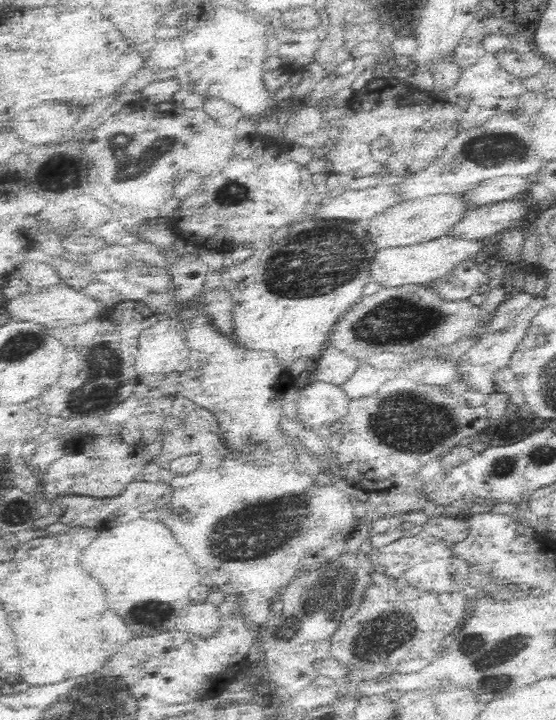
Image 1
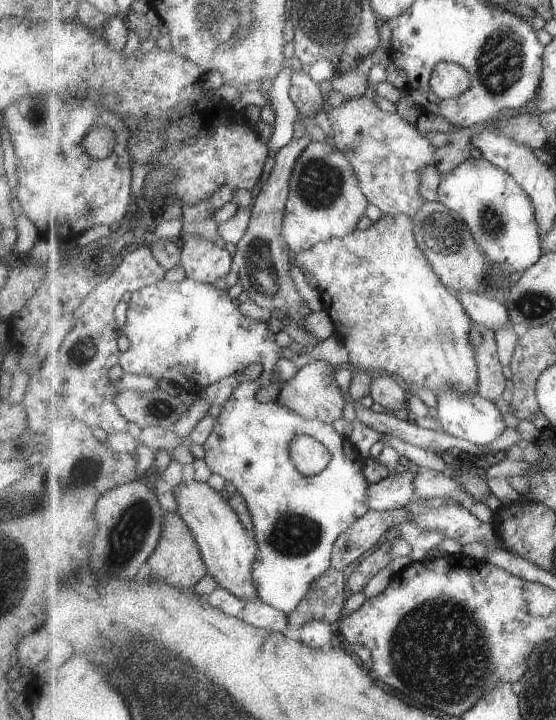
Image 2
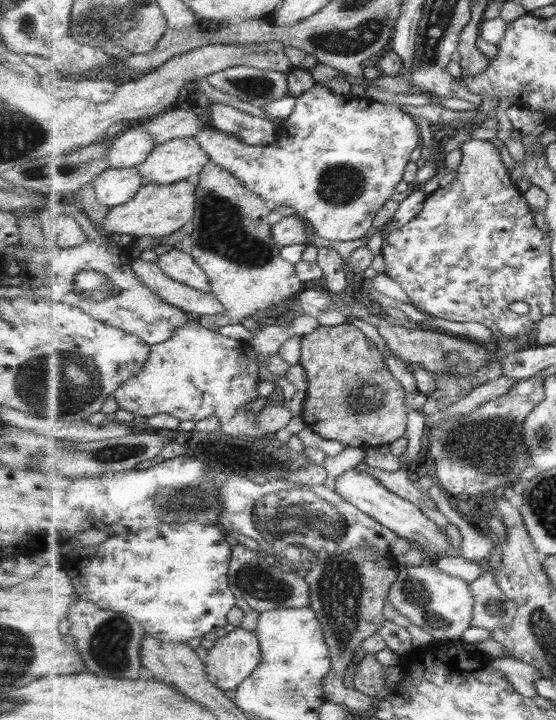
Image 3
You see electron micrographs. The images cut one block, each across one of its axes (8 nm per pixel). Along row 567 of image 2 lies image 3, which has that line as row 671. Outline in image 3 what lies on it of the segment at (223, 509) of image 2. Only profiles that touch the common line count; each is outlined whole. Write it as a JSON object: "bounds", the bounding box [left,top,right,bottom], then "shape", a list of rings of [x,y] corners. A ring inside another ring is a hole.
{"bounds":[205,627,261,691],"shape":[[[236,627],[215,640],[205,662],[209,681],[223,691],[236,691],[261,665],[260,640],[255,631]]]}

